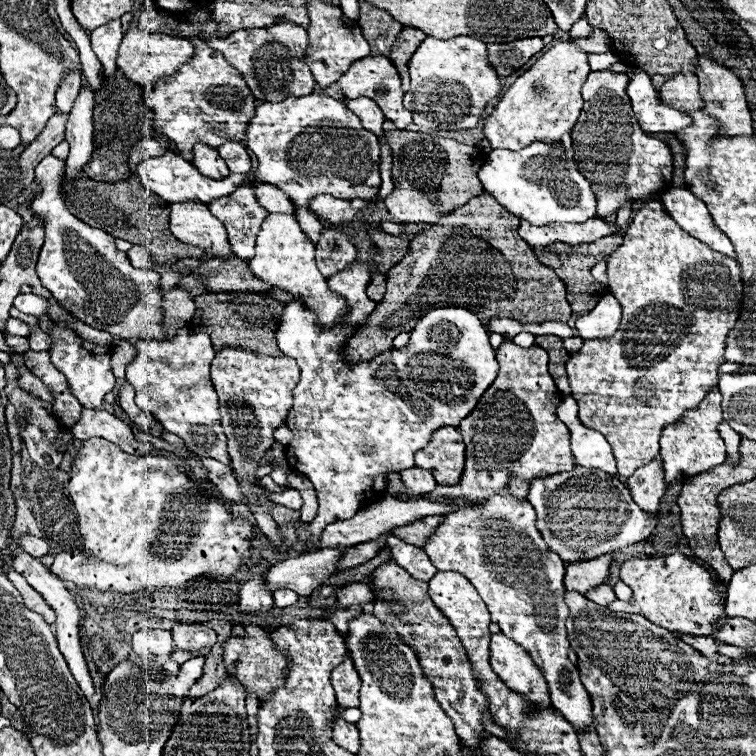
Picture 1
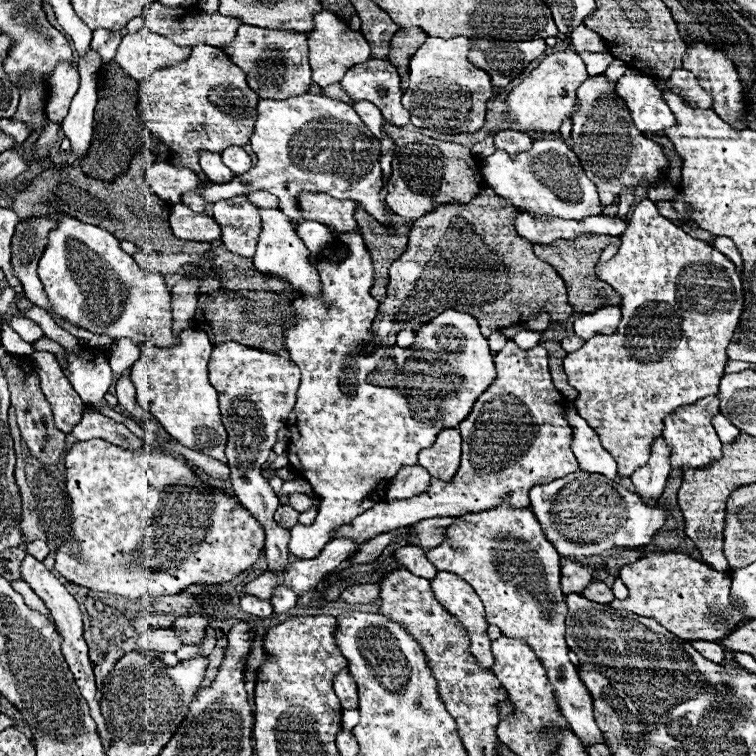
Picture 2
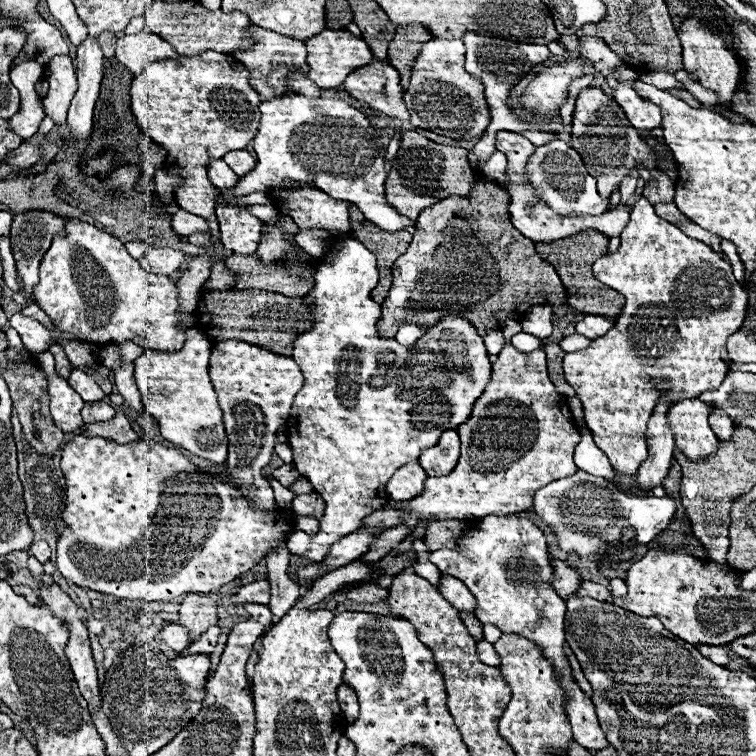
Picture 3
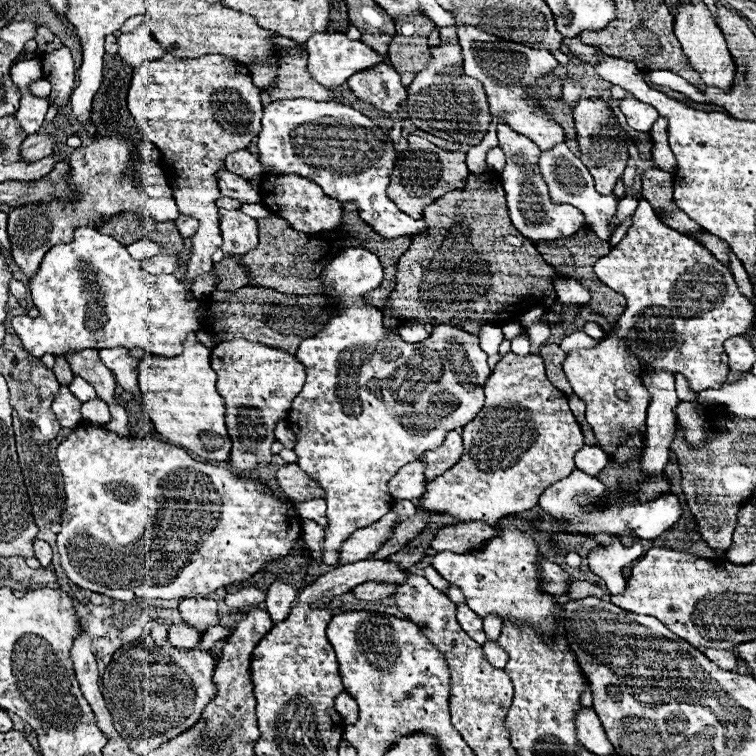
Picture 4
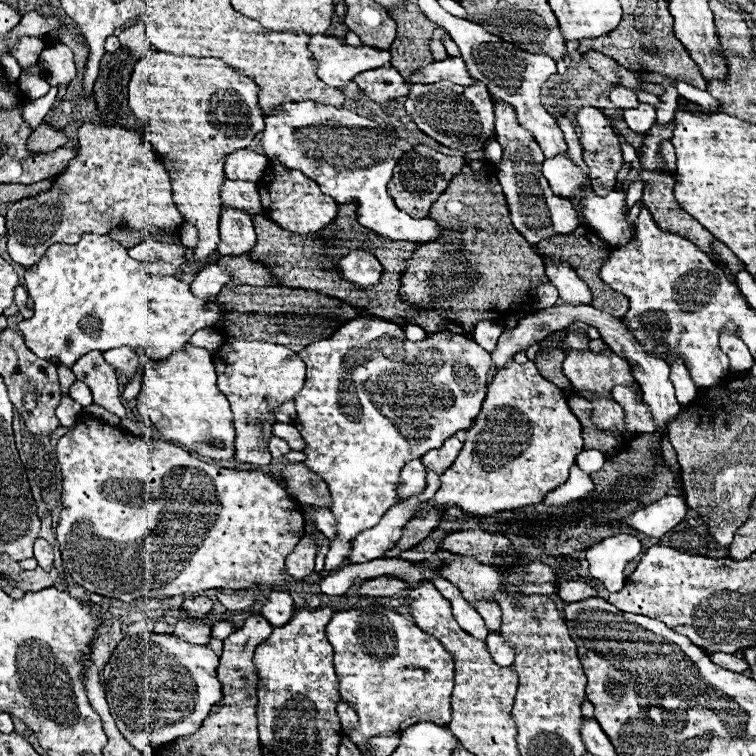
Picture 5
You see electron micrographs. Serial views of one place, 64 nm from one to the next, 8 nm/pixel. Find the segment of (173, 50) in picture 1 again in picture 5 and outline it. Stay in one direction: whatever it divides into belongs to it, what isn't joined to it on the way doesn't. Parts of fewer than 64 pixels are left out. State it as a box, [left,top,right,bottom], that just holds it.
[118,20,150,60]

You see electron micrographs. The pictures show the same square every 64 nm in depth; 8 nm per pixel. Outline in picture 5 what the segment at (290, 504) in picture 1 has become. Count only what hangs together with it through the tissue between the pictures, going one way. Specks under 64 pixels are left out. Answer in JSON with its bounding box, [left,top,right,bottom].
[308,508,338,540]

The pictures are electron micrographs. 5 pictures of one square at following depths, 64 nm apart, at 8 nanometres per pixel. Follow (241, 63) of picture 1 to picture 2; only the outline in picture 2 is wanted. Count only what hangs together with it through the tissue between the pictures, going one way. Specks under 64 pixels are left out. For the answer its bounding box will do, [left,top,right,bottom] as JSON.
[224,24,312,100]

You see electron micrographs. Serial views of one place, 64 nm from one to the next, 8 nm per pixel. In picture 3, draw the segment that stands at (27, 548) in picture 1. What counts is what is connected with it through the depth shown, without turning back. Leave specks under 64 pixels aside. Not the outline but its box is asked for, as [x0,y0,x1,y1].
[30,540,50,564]

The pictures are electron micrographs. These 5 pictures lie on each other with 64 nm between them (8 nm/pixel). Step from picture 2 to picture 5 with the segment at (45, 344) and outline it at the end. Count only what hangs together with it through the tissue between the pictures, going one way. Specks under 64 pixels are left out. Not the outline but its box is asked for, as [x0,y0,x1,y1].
[58,366,76,396]

